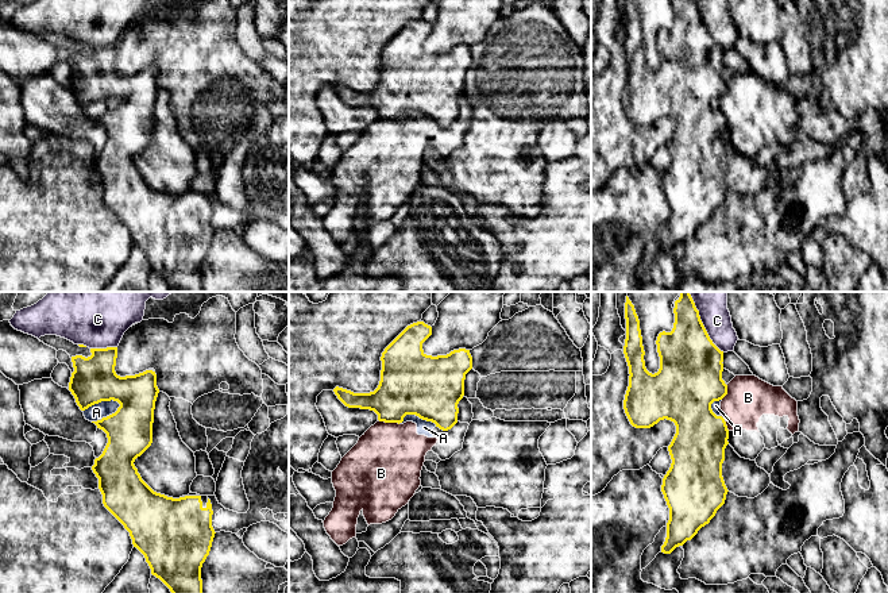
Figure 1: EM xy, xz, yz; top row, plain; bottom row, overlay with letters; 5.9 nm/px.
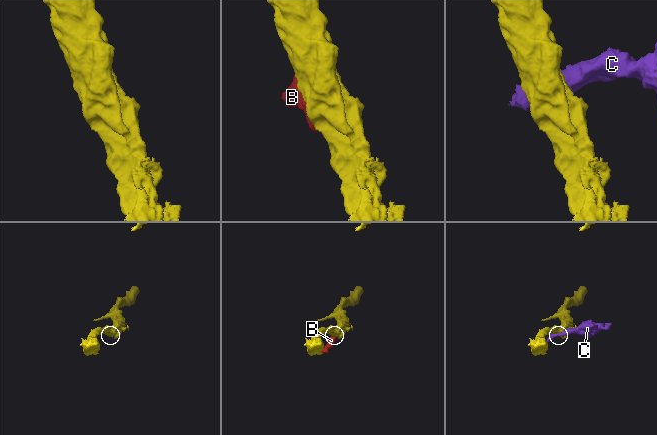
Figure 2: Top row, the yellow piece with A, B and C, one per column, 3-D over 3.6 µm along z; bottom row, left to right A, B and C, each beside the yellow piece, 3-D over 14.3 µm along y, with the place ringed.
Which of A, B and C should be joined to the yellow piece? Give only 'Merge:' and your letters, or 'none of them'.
Merge: none of them

